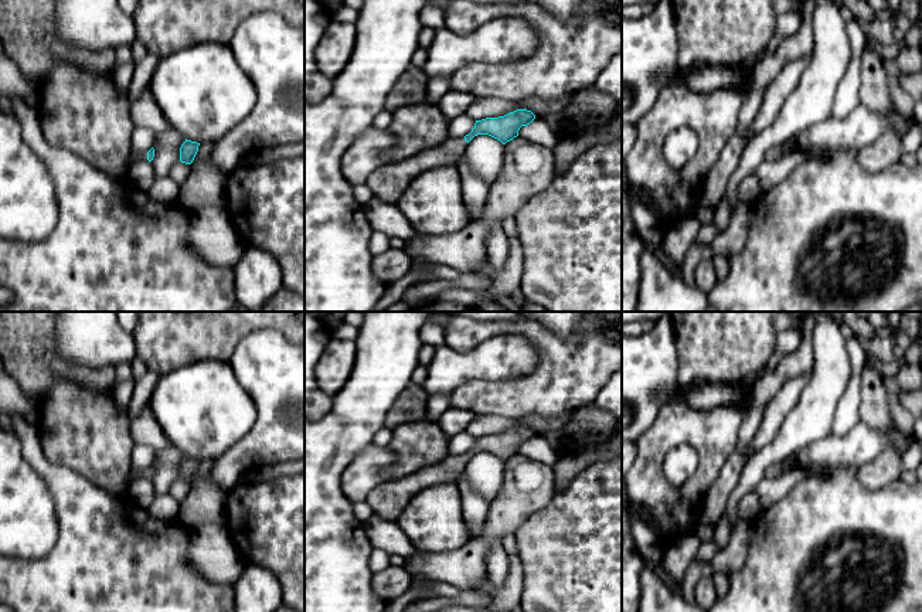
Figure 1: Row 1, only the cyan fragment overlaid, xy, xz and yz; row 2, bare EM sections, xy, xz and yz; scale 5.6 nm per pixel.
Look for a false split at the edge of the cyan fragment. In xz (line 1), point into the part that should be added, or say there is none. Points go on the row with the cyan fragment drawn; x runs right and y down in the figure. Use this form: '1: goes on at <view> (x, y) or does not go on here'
1: goes on at xz (388, 182)

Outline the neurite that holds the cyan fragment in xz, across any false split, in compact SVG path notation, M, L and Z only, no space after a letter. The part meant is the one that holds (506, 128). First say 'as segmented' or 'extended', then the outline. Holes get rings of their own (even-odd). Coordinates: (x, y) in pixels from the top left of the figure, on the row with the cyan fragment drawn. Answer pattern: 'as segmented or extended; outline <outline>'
extended; outline M517 109L504 116L476 120L474 128L462 139L448 137L442 144L423 150L398 163L385 163L365 180L375 197L397 204L414 177L440 166L456 166L465 154L467 143L477 135L489 135L503 144L518 136L521 126L530 125L535 115Z

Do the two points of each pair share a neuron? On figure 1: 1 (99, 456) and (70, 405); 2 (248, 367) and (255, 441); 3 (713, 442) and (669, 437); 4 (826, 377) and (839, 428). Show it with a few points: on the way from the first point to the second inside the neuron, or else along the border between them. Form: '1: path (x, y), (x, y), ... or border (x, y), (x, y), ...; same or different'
1: path (97, 444), (72, 418); same
2: path (266, 386), (266, 422); same
3: path (701, 435), (680, 435); same
4: border (847, 381), (846, 390), (837, 401), (830, 432); different

